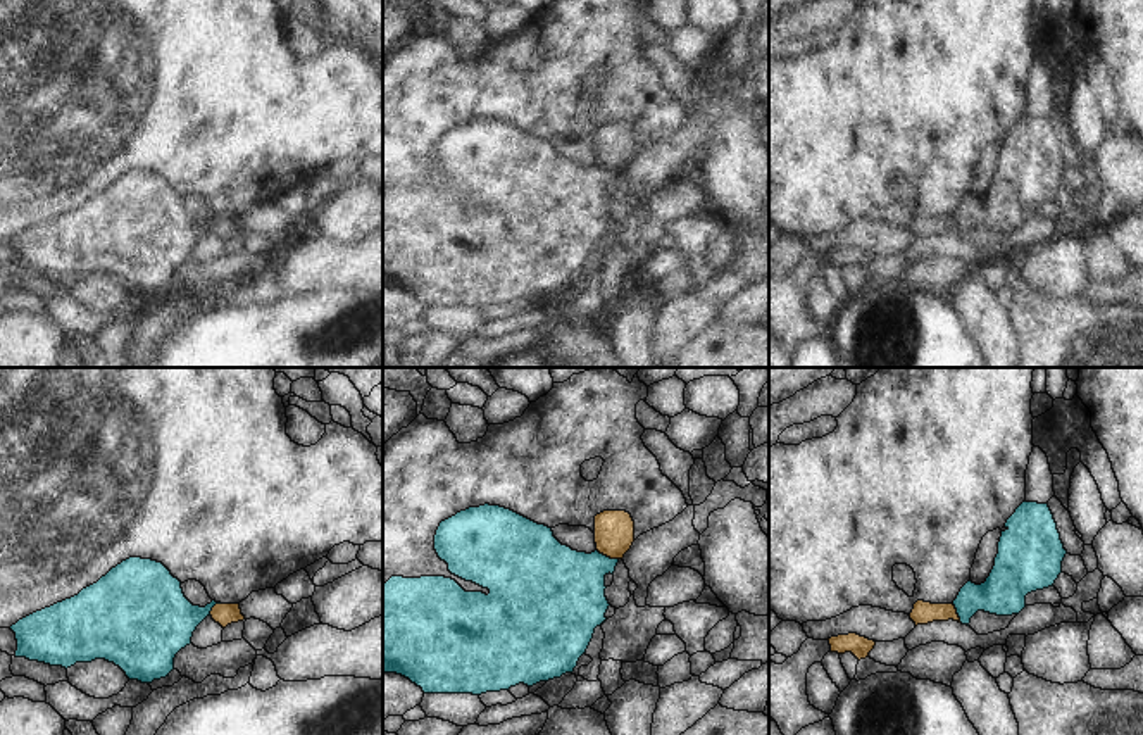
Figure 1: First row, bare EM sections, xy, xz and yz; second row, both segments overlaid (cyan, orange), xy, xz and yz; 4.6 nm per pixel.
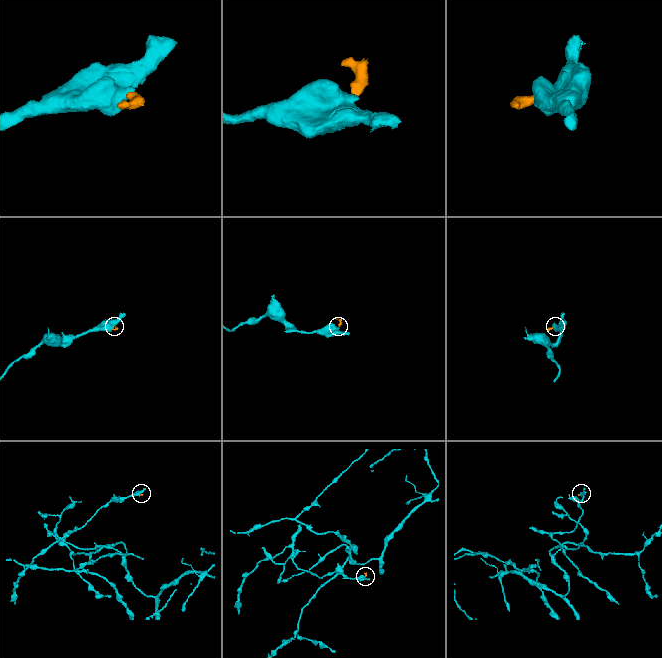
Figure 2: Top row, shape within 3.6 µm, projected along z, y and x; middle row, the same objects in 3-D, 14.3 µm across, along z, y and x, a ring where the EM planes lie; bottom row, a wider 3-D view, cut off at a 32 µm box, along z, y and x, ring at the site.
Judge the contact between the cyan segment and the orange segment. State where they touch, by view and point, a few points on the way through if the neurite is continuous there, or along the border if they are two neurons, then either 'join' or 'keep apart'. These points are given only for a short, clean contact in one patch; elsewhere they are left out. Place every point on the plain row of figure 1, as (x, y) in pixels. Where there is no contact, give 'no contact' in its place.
xz (605, 169) | along xz (597, 163), (618, 173) | keep apart

